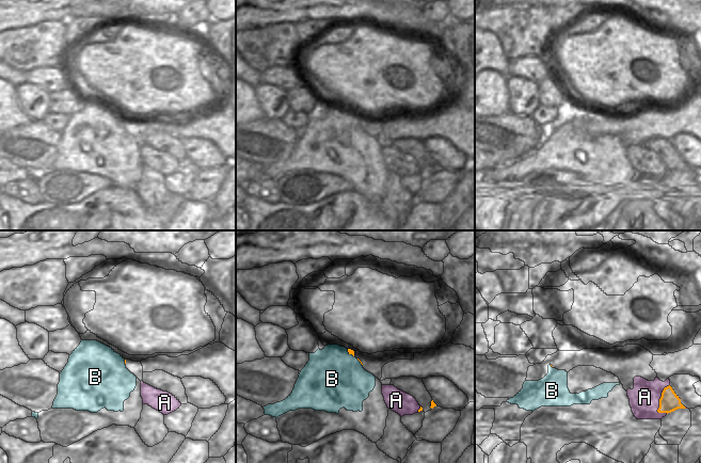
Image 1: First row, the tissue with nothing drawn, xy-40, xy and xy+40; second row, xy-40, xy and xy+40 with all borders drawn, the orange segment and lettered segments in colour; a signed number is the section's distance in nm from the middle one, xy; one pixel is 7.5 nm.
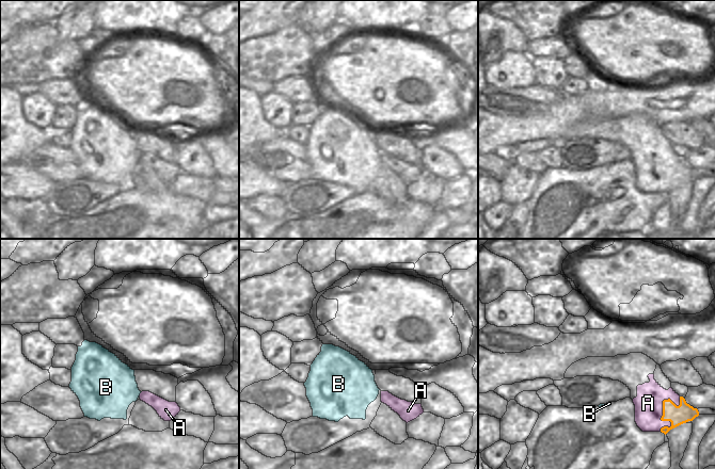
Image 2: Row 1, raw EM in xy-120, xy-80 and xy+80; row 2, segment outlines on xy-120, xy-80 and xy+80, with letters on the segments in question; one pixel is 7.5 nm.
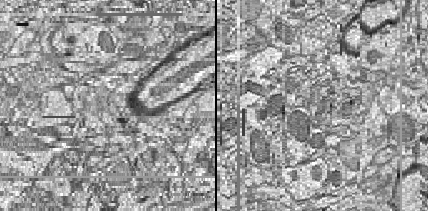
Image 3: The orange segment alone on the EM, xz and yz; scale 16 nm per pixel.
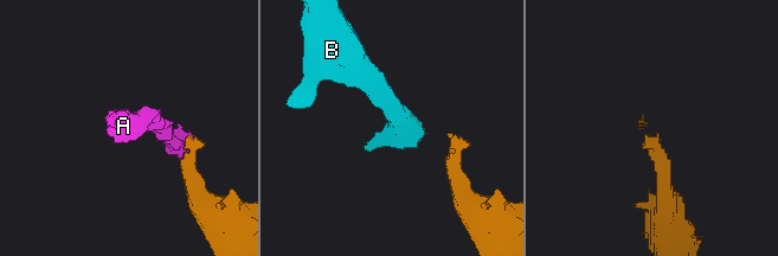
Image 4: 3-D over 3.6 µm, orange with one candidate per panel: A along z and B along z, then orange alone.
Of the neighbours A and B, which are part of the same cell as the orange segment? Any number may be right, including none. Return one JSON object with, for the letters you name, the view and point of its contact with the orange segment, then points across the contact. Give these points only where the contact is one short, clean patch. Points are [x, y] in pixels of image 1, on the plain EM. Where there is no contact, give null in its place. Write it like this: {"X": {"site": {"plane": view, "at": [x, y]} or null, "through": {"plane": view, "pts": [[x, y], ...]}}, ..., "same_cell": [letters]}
{"B": {"site": {"plane": "xy", "at": [350, 114]}}, "same_cell": ["B"]}

